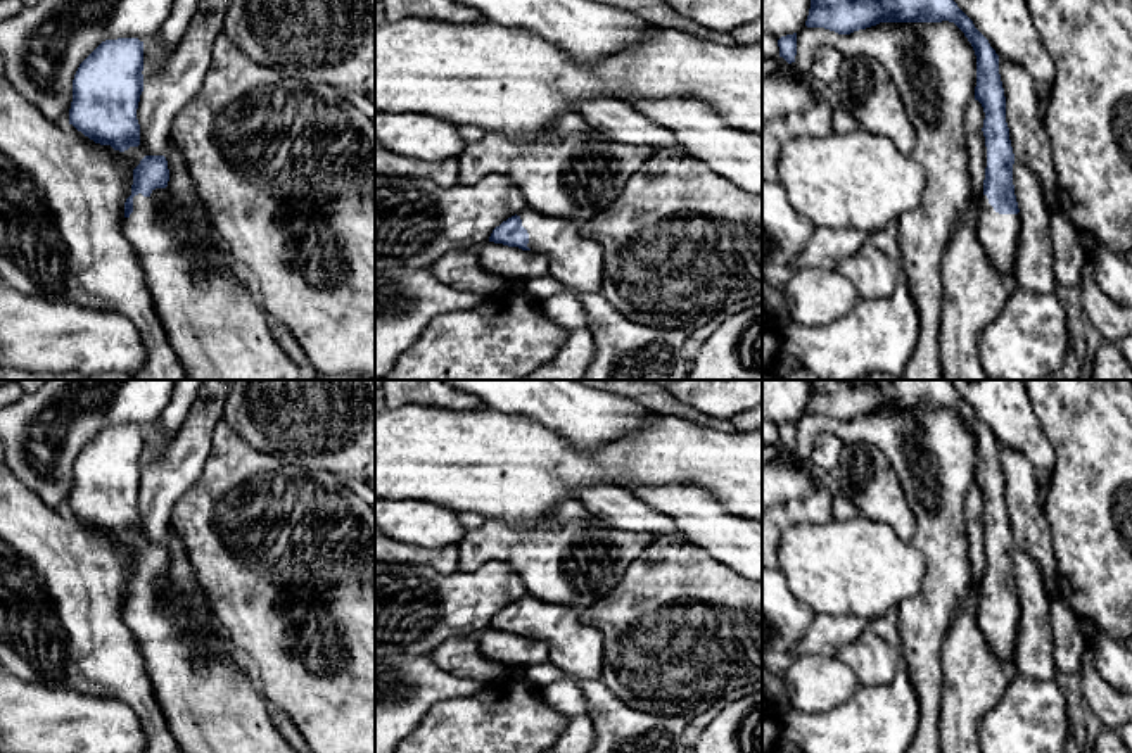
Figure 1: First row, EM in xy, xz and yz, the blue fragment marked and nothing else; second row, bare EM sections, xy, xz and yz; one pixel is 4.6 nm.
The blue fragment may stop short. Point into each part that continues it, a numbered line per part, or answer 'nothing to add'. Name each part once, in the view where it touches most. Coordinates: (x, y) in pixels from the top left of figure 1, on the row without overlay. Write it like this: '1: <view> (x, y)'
1: xy (209, 703)

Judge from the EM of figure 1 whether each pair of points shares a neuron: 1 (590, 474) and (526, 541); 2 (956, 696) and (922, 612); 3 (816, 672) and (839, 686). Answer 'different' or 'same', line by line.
1: different
2: different
3: same

